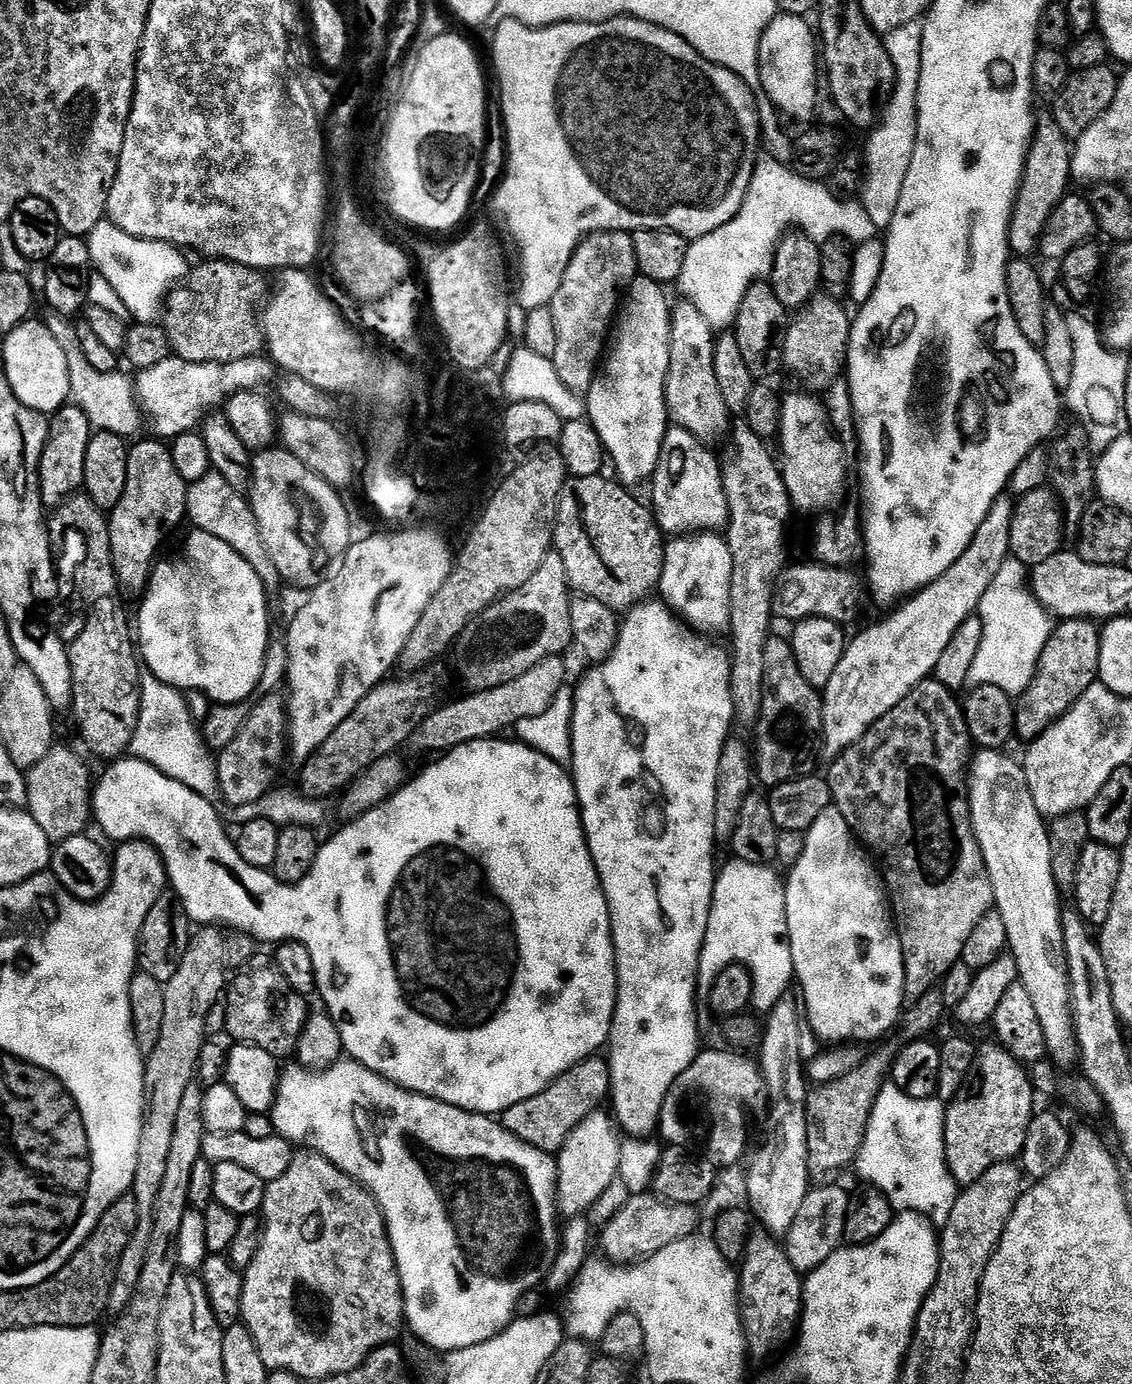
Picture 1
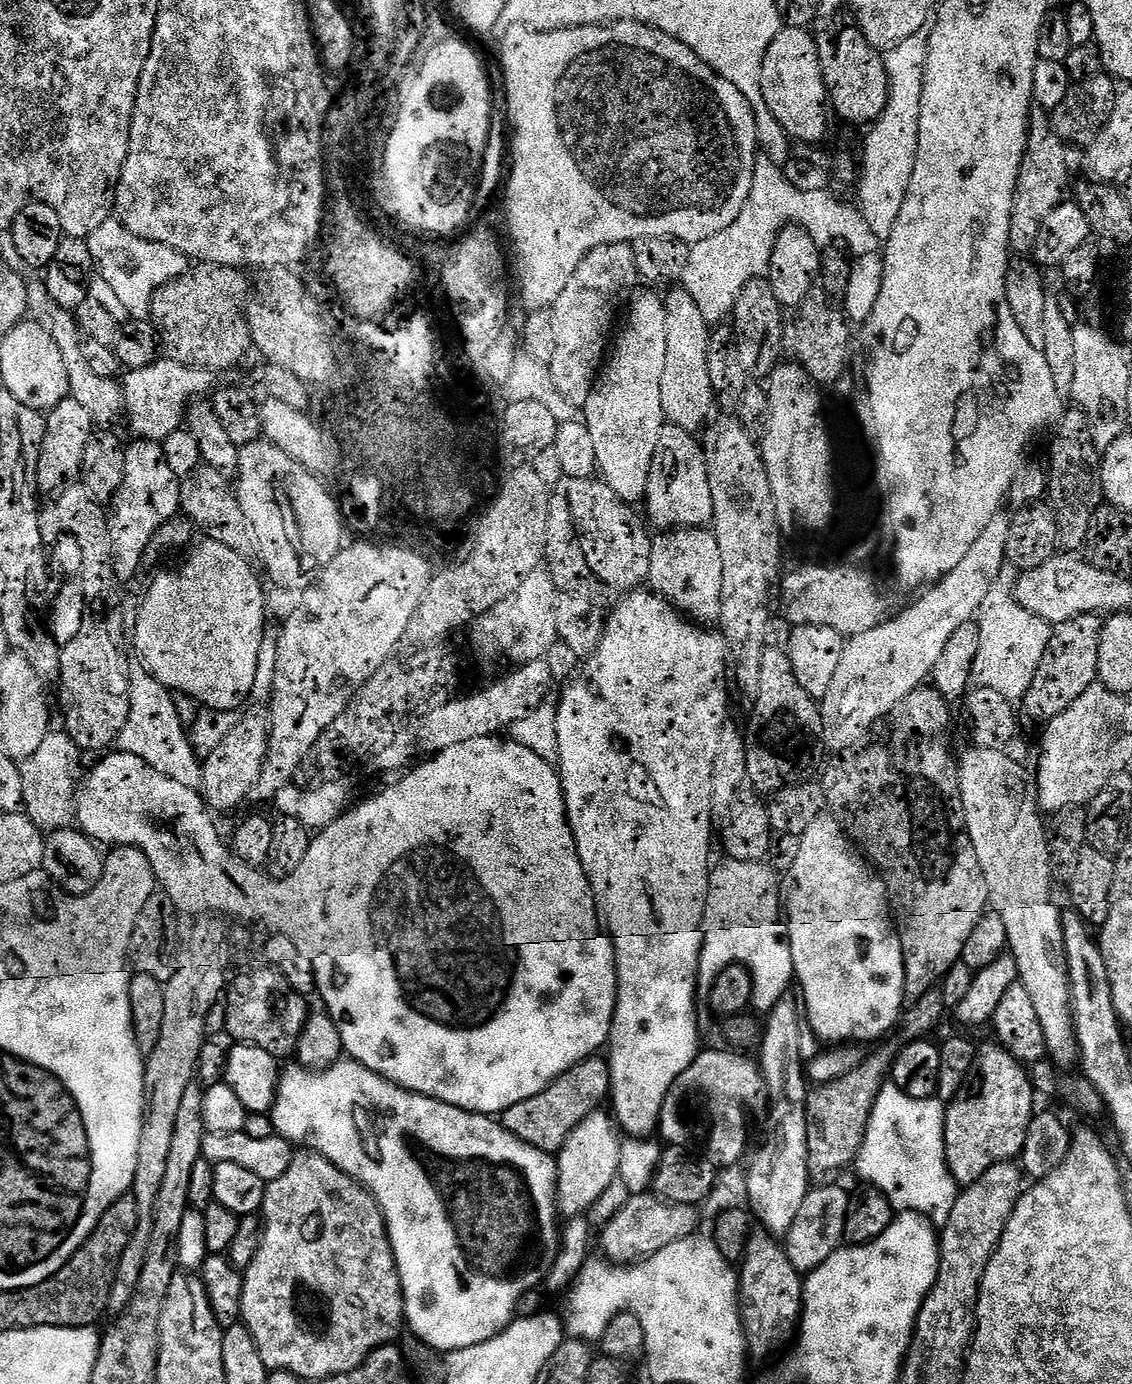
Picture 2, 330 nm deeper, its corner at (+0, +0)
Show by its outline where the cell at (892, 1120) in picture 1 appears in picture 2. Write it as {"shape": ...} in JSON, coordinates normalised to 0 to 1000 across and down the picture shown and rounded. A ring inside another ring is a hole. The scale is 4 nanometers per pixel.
{"shape":[[[778,783],[768,806],[763,824],[754,839],[754,845],[765,855],[771,855],[777,863],[790,866],[792,876],[808,877],[823,886],[837,884],[846,863],[846,856],[837,845],[836,837],[835,803],[835,796],[830,793],[808,795],[792,783]],[[780,829],[781,847],[777,845],[777,832]]]}

